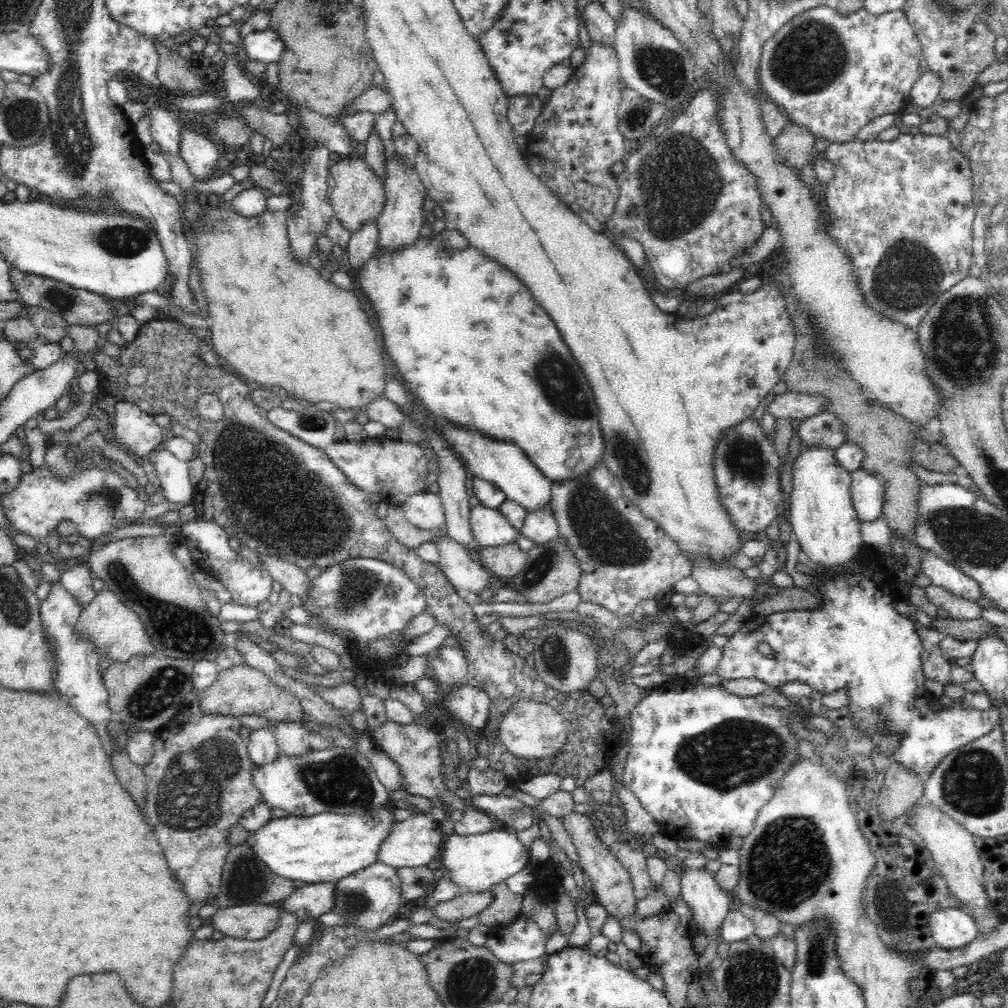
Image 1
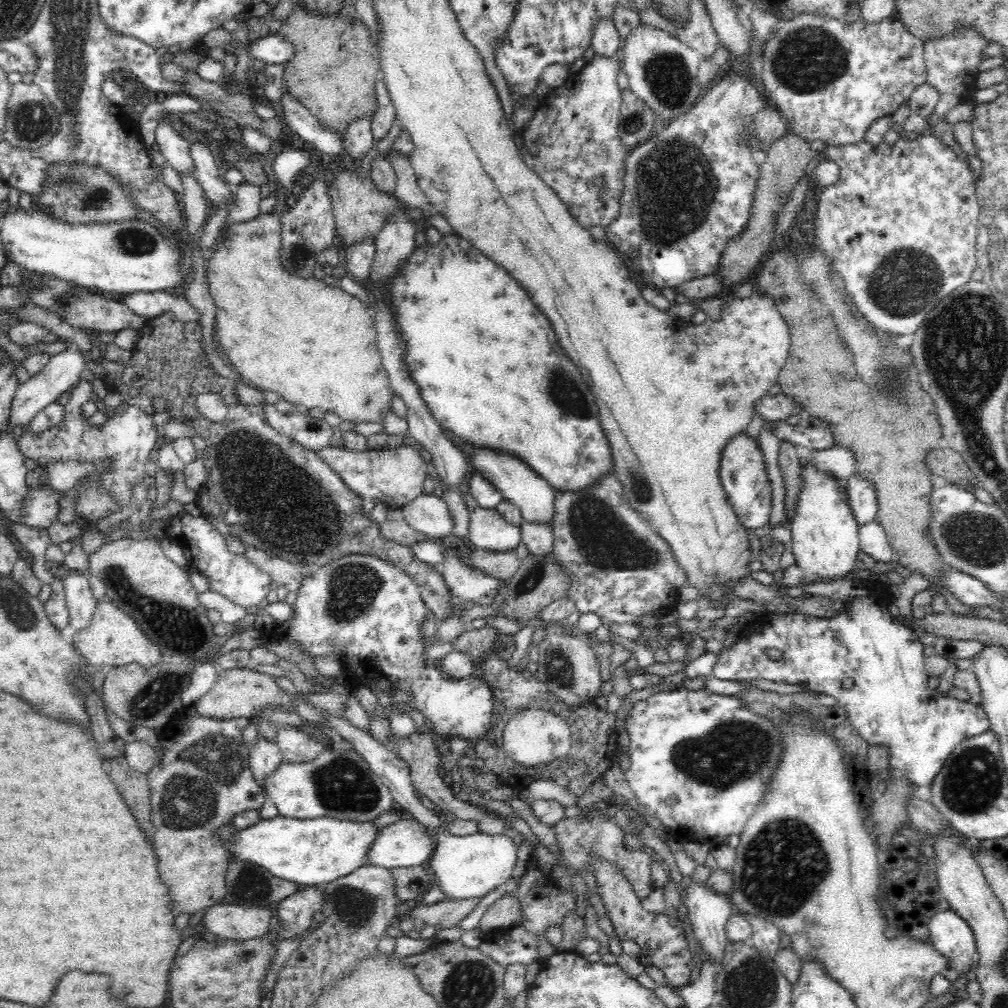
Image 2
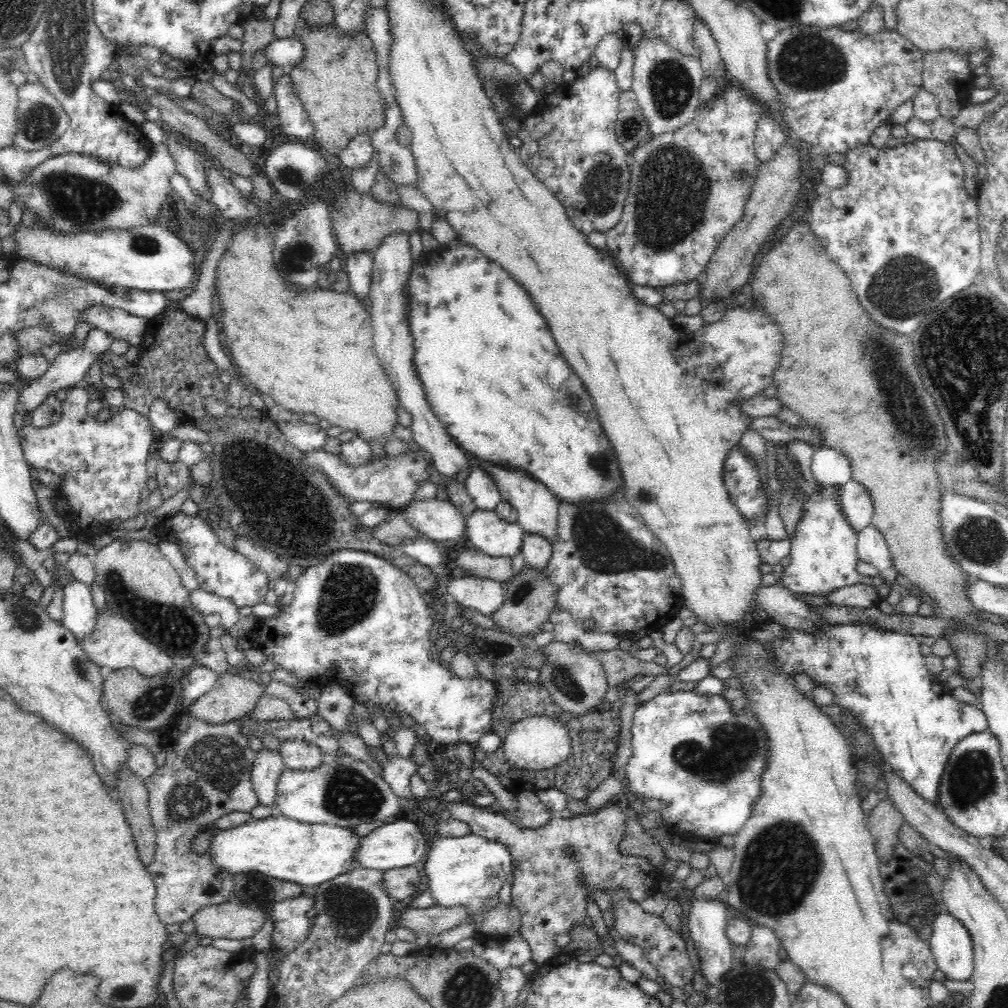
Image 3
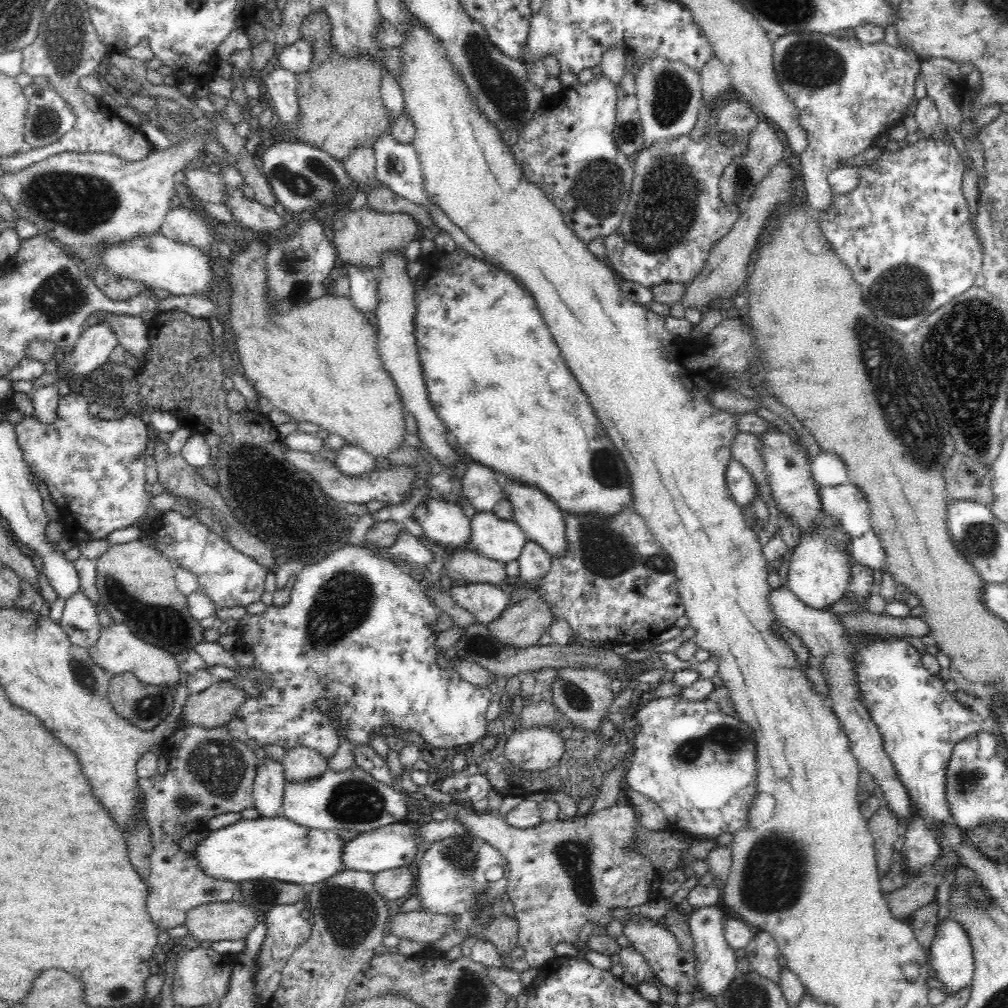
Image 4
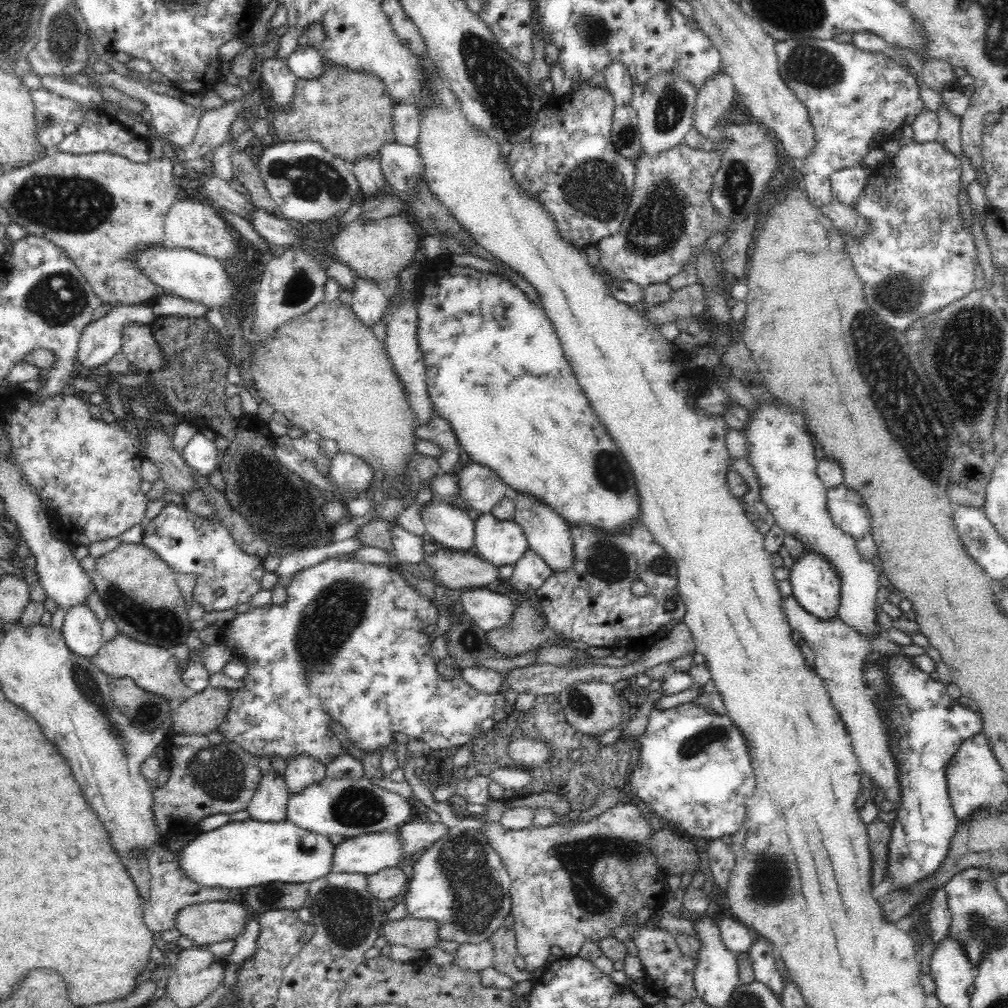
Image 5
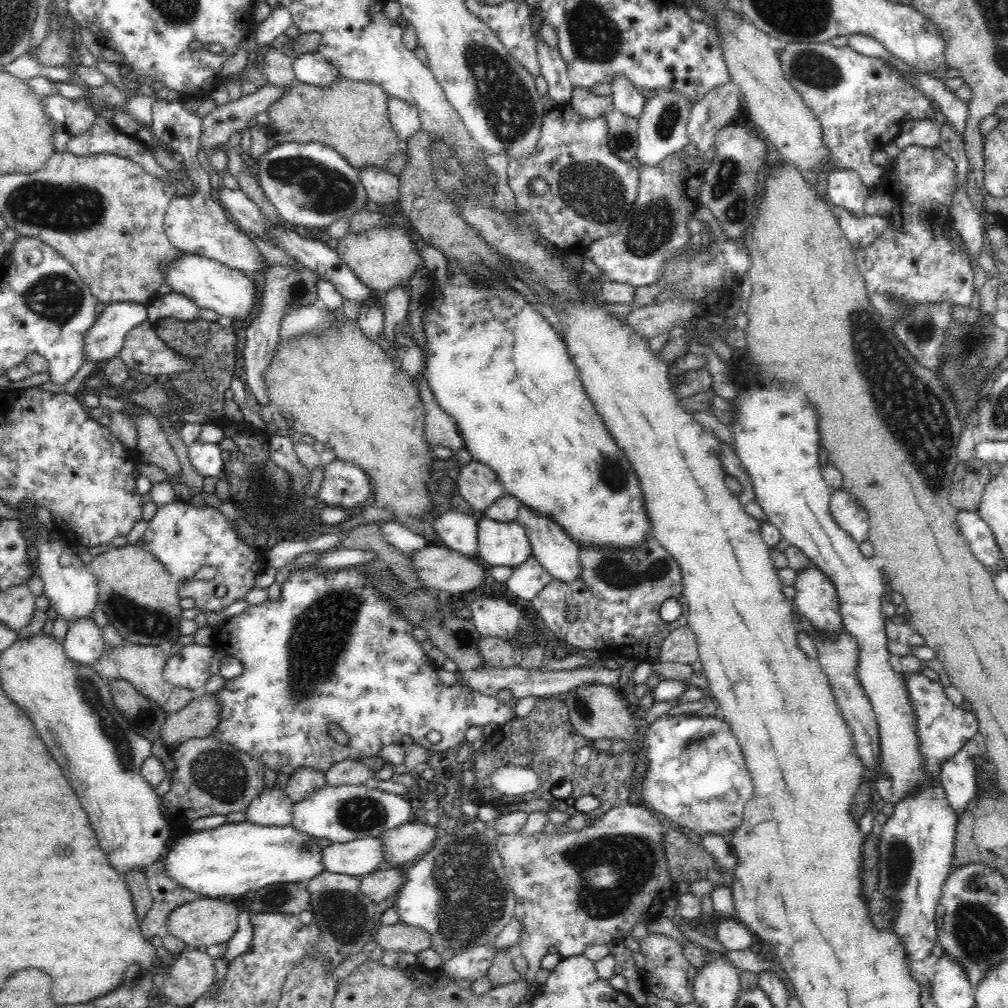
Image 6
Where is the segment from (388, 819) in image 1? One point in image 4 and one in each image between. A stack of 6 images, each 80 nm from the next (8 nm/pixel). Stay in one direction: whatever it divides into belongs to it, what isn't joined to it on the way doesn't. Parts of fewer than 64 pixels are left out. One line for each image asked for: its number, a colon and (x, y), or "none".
2: (317, 851)
3: (285, 849)
4: (274, 849)

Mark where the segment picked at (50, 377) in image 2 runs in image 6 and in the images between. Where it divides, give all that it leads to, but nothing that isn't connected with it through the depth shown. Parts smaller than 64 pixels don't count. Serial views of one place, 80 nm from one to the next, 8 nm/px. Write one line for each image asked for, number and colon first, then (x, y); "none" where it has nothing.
3: (69, 368)
4: (96, 343)
5: (100, 341)
6: (104, 340)

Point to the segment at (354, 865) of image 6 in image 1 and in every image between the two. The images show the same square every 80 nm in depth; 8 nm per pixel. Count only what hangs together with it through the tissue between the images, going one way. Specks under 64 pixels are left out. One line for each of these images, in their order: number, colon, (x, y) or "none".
1: (416, 841)
2: (406, 843)
3: (399, 844)
4: (390, 847)
5: (370, 853)

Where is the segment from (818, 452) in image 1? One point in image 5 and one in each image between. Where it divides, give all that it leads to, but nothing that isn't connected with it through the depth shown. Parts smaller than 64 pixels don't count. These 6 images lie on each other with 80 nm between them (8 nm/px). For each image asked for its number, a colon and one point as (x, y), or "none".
2: (825, 538)
3: (823, 549)
4: (819, 572)
5: (817, 589)

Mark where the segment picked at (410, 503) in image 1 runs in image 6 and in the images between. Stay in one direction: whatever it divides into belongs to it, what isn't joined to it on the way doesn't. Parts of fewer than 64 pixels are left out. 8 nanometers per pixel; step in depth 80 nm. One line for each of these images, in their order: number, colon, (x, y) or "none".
2: (428, 514)
3: (438, 520)
4: (444, 523)
5: (450, 527)
6: (458, 531)

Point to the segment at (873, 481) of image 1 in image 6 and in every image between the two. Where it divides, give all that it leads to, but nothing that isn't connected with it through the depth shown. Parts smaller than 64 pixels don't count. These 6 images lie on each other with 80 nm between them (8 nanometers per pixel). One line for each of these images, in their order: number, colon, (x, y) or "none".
2: (860, 495)
3: (854, 501)
4: (845, 503)
5: (849, 513)
6: (852, 518)

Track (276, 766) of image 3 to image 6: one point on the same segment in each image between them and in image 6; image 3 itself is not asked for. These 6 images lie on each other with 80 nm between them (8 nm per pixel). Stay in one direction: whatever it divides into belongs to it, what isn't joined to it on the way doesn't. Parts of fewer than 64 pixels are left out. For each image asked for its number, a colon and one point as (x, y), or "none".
4: (268, 789)
5: (269, 804)
6: (272, 808)

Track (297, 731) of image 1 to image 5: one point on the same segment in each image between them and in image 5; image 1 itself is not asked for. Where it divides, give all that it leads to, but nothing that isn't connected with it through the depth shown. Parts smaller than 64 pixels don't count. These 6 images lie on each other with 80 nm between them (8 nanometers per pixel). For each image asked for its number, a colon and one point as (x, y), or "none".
2: (295, 747)
3: (297, 755)
4: (300, 764)
5: (303, 771)

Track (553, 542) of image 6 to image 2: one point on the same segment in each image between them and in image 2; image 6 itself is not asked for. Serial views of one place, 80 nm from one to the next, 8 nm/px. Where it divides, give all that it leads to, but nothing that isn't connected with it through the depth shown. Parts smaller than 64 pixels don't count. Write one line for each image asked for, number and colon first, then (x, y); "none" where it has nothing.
2: (518, 484)
3: (537, 508)
4: (541, 521)
5: (548, 534)

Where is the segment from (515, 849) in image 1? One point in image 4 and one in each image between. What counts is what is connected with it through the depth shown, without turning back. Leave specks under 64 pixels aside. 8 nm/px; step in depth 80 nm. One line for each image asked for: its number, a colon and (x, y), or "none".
2: (465, 867)
3: (468, 871)
4: (463, 877)

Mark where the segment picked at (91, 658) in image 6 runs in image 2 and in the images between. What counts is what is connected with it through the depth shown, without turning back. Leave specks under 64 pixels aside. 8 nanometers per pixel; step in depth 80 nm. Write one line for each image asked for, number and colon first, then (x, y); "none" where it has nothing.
2: (81, 605)
3: (80, 616)
4: (80, 621)
5: (81, 631)

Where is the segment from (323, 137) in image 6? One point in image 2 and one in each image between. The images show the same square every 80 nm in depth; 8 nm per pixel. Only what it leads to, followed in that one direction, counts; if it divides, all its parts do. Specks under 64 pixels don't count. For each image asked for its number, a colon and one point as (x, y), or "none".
2: (333, 73)
3: (336, 81)
4: (340, 106)
5: (348, 113)

